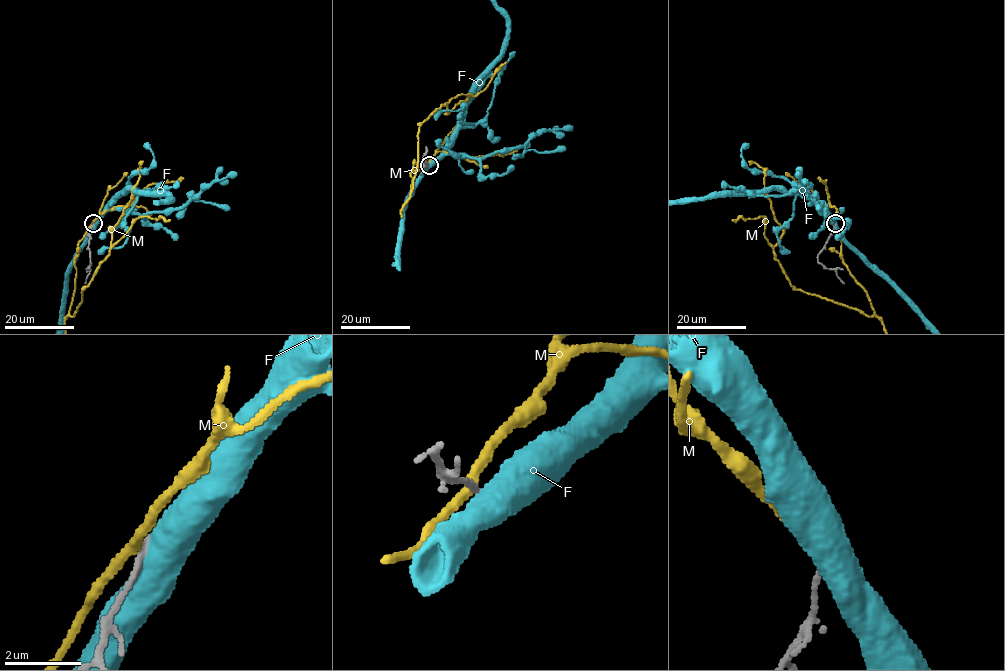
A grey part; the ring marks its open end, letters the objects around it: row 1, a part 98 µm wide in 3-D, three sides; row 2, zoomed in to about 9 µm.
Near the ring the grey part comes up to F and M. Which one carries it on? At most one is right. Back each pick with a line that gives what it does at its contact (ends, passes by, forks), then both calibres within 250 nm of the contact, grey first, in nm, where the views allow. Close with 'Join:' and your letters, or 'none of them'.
Join: none of them

